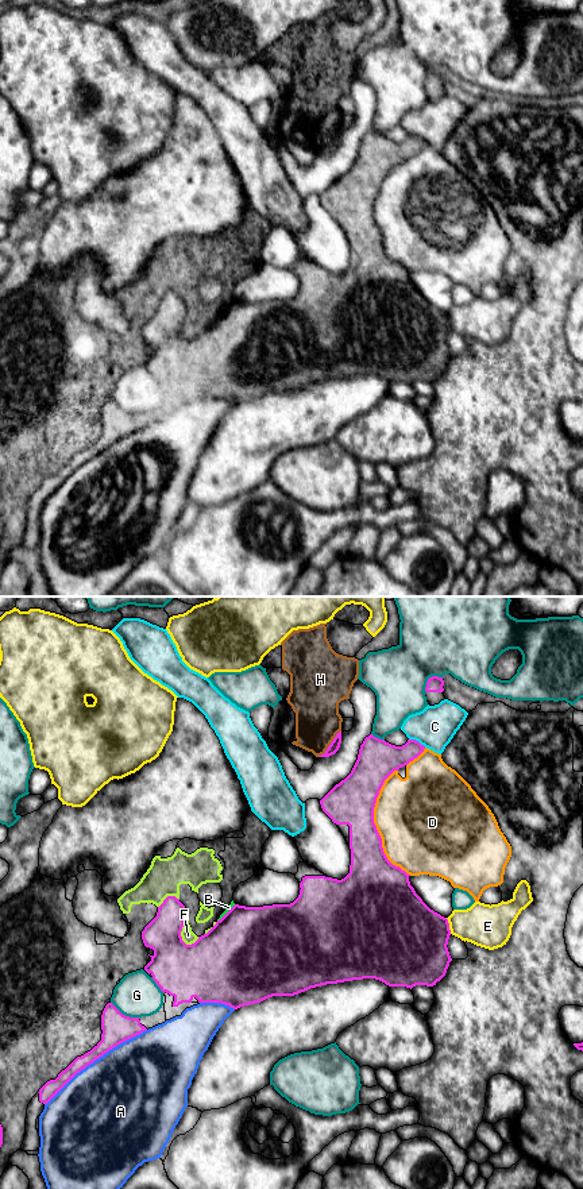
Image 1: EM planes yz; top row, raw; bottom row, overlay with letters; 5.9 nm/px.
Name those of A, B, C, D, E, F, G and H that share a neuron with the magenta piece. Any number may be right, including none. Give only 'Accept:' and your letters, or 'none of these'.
Accept: none of these

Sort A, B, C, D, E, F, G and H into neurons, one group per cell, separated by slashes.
A / B F H / C E / D / G

